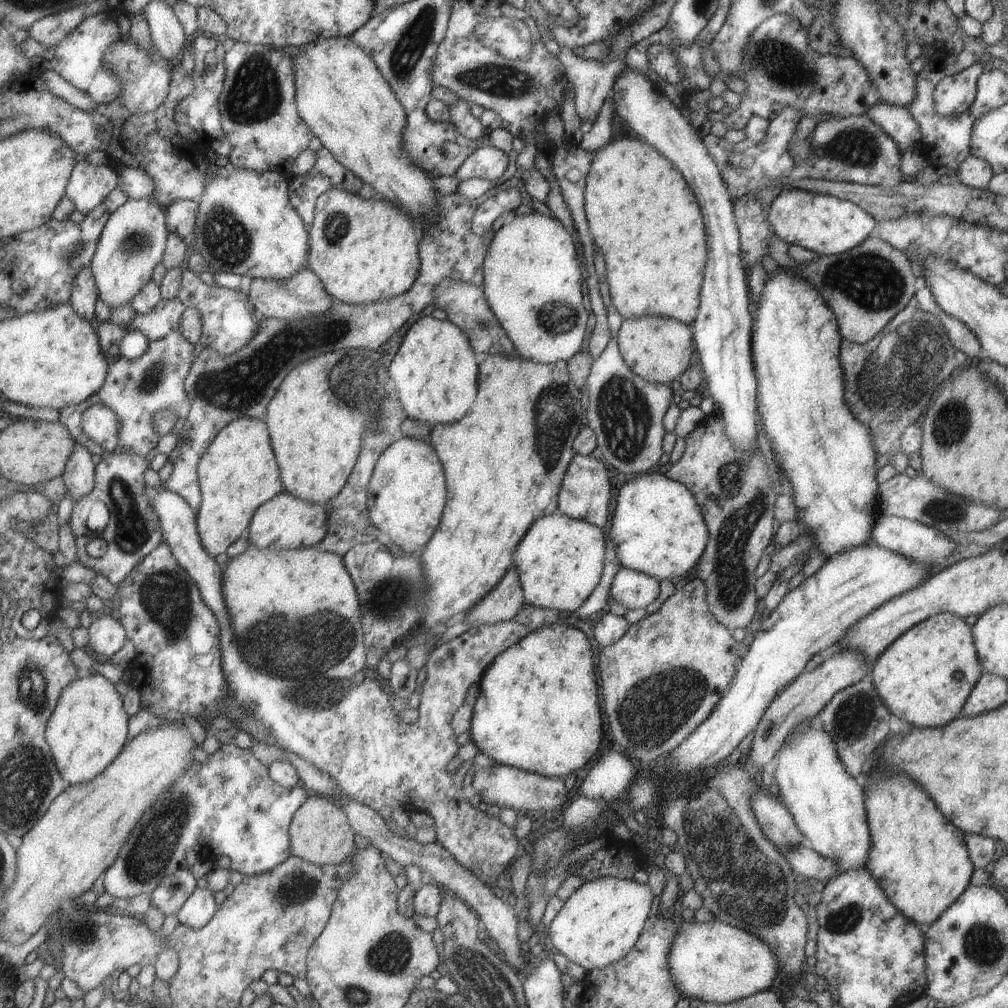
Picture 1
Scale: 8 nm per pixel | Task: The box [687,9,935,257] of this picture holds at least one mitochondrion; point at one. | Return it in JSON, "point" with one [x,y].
{"point":[778,62]}

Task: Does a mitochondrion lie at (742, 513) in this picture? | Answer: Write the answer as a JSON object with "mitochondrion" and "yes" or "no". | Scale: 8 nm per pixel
{"mitochondrion":"yes"}

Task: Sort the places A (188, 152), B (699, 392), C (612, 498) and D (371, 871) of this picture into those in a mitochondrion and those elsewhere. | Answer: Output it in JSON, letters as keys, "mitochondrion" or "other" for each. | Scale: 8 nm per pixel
{"A":"other","B":"other","C":"other","D":"other"}

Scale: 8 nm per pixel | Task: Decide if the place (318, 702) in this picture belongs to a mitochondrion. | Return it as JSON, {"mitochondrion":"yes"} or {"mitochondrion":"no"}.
{"mitochondrion":"yes"}

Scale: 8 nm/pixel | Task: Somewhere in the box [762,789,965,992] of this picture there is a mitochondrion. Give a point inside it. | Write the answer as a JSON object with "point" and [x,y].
{"point":[848,917]}

